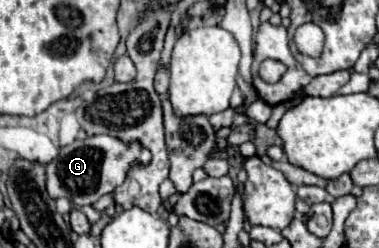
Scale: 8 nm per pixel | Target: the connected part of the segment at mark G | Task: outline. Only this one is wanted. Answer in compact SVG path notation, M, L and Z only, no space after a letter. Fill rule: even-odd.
M100 134L86 140L76 140L60 148L60 154L46 166L46 190L50 198L68 198L76 206L96 202L100 196L110 194L120 182L124 182L128 166L134 160L148 162L150 154L140 144L124 144L112 136Z

